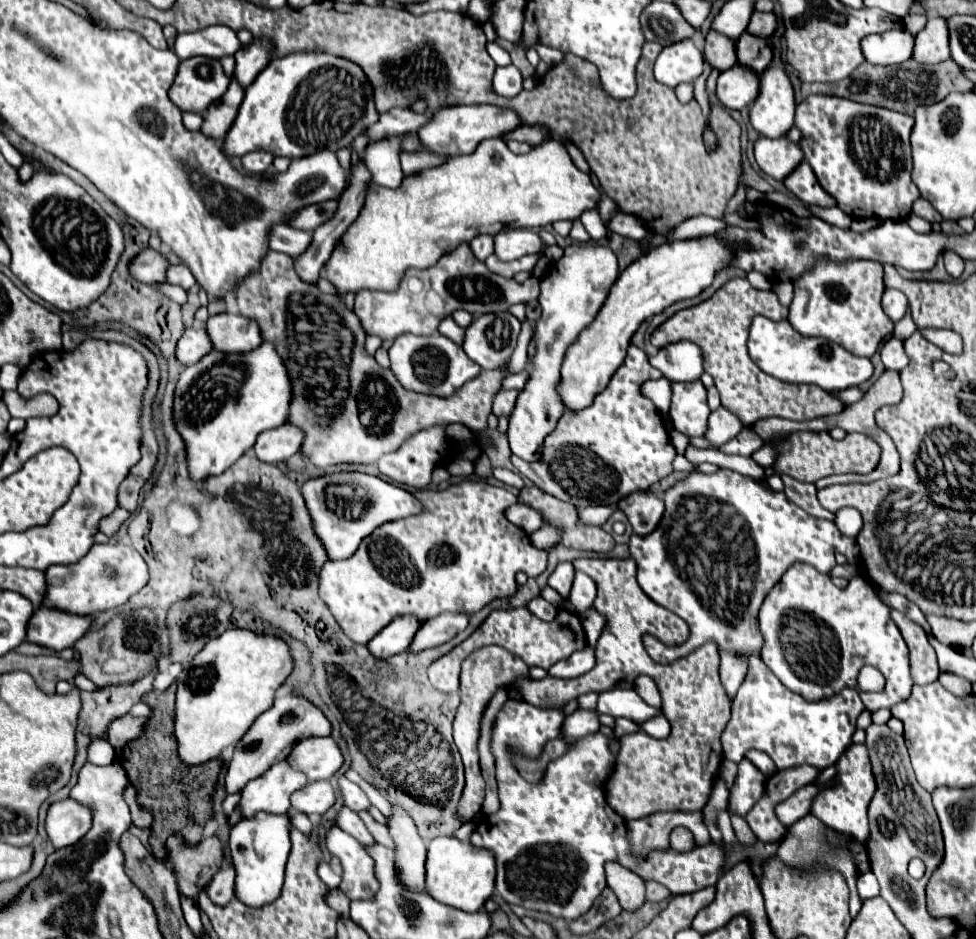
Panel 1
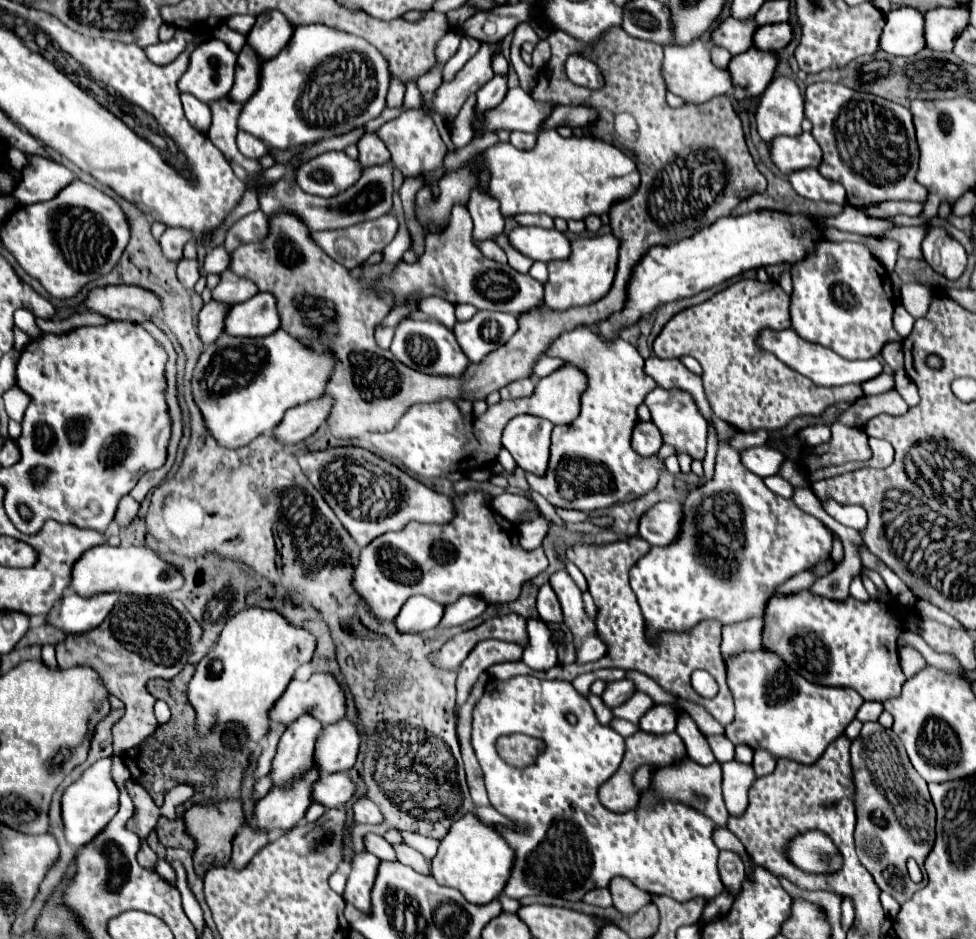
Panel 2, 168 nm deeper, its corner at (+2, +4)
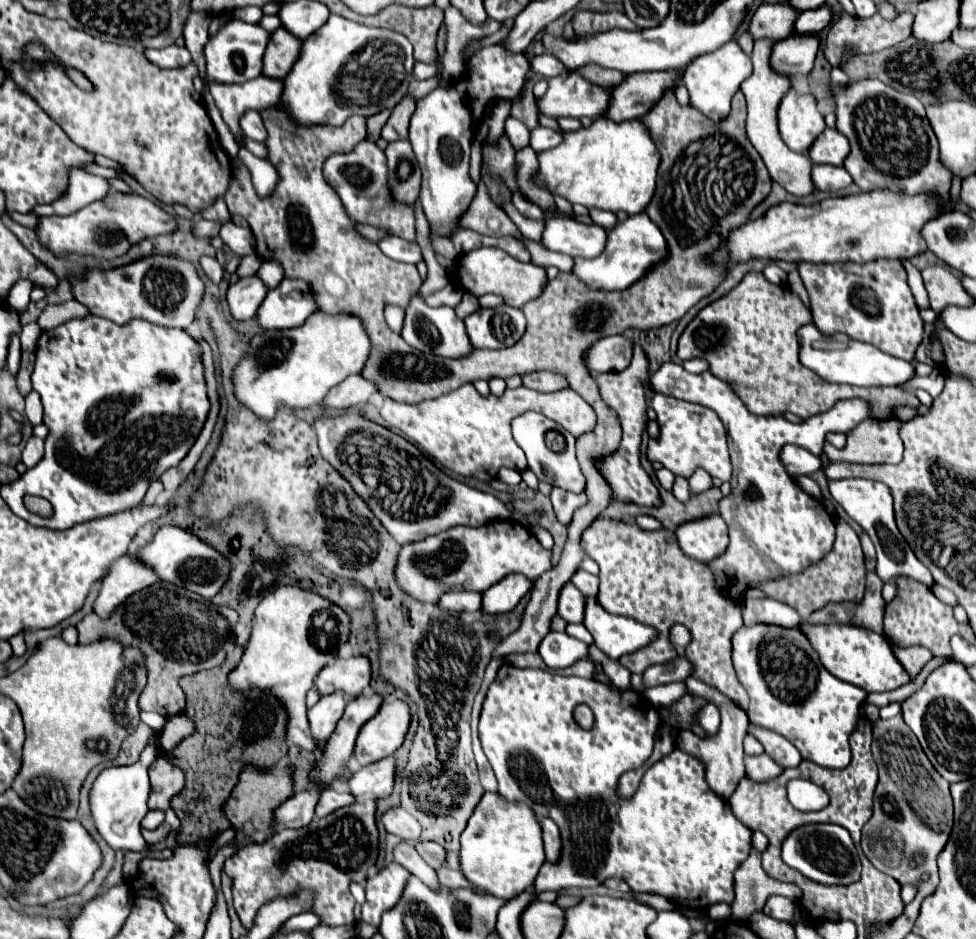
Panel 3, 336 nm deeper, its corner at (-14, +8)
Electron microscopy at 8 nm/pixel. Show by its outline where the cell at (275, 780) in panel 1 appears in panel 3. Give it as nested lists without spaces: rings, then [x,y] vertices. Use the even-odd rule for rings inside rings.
[[[332,692],[328,696],[322,696],[316,706],[308,710],[308,720],[314,738],[324,744],[328,736],[334,732],[338,720],[342,718],[346,708],[346,696],[344,692]]]

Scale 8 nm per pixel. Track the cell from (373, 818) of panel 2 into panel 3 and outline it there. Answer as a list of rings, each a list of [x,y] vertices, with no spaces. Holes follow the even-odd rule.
[[[390,808],[382,818],[386,830],[402,840],[418,840],[420,838],[420,824],[418,820],[408,814],[404,808]]]

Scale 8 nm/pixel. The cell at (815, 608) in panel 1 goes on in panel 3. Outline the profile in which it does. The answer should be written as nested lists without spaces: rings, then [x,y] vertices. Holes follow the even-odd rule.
[[[828,624],[828,626],[800,626],[804,634],[808,636],[814,650],[820,654],[820,660],[824,668],[858,688],[864,688],[866,692],[890,692],[910,682],[908,672],[902,668],[902,664],[896,660],[894,652],[888,646],[888,640],[880,634],[874,634],[866,628],[852,628],[842,624]]]

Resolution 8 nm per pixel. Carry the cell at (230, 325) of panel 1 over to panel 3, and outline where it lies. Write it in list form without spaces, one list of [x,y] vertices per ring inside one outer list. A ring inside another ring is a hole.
[[[284,278],[274,290],[268,292],[256,318],[266,330],[282,330],[304,324],[304,320],[316,310],[318,306],[308,284],[304,280]]]

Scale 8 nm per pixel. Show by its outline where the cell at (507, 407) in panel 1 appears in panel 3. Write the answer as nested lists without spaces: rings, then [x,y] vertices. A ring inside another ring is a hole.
[[[548,370],[524,374],[522,382],[524,382],[524,386],[528,386],[532,390],[538,390],[538,392],[556,392],[556,390],[568,388],[568,380],[562,374],[548,372]]]

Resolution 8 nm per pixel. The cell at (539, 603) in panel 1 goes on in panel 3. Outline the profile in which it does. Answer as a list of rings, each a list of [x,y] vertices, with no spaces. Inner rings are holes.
[[[568,582],[560,592],[558,614],[568,624],[580,624],[584,620],[584,606],[586,606],[586,596],[572,582]]]

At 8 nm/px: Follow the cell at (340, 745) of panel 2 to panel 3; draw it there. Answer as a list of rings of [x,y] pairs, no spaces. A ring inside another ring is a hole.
[[[386,700],[378,714],[368,720],[356,740],[354,756],[366,766],[392,756],[406,740],[412,712],[404,700]]]

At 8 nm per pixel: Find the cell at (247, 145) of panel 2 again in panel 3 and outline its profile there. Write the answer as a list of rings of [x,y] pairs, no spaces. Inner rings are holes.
[[[248,110],[248,112],[242,114],[242,118],[240,118],[240,128],[242,128],[242,132],[244,132],[248,138],[252,138],[252,140],[258,140],[258,142],[264,142],[264,140],[266,140],[266,128],[264,128],[264,124],[262,124],[260,114],[254,112],[254,110]]]

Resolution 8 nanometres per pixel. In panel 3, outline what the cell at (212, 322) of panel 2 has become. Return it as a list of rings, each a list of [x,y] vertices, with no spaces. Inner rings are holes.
[[[254,274],[248,278],[240,278],[236,284],[228,288],[228,306],[236,320],[252,320],[256,316],[258,306],[266,298],[266,284]]]

